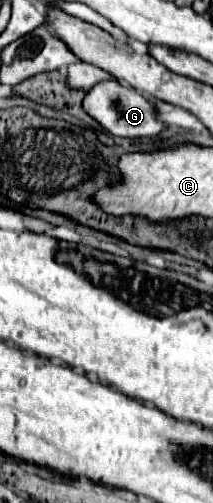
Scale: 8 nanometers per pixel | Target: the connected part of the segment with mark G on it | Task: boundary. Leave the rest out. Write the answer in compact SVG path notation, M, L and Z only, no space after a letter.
M104 80L104 82L94 84L86 92L82 106L88 112L88 116L92 116L102 126L102 130L112 134L112 136L120 136L120 138L154 138L166 128L164 122L156 114L156 104L150 98L146 98L144 94L140 94L138 90L134 90L126 82Z

